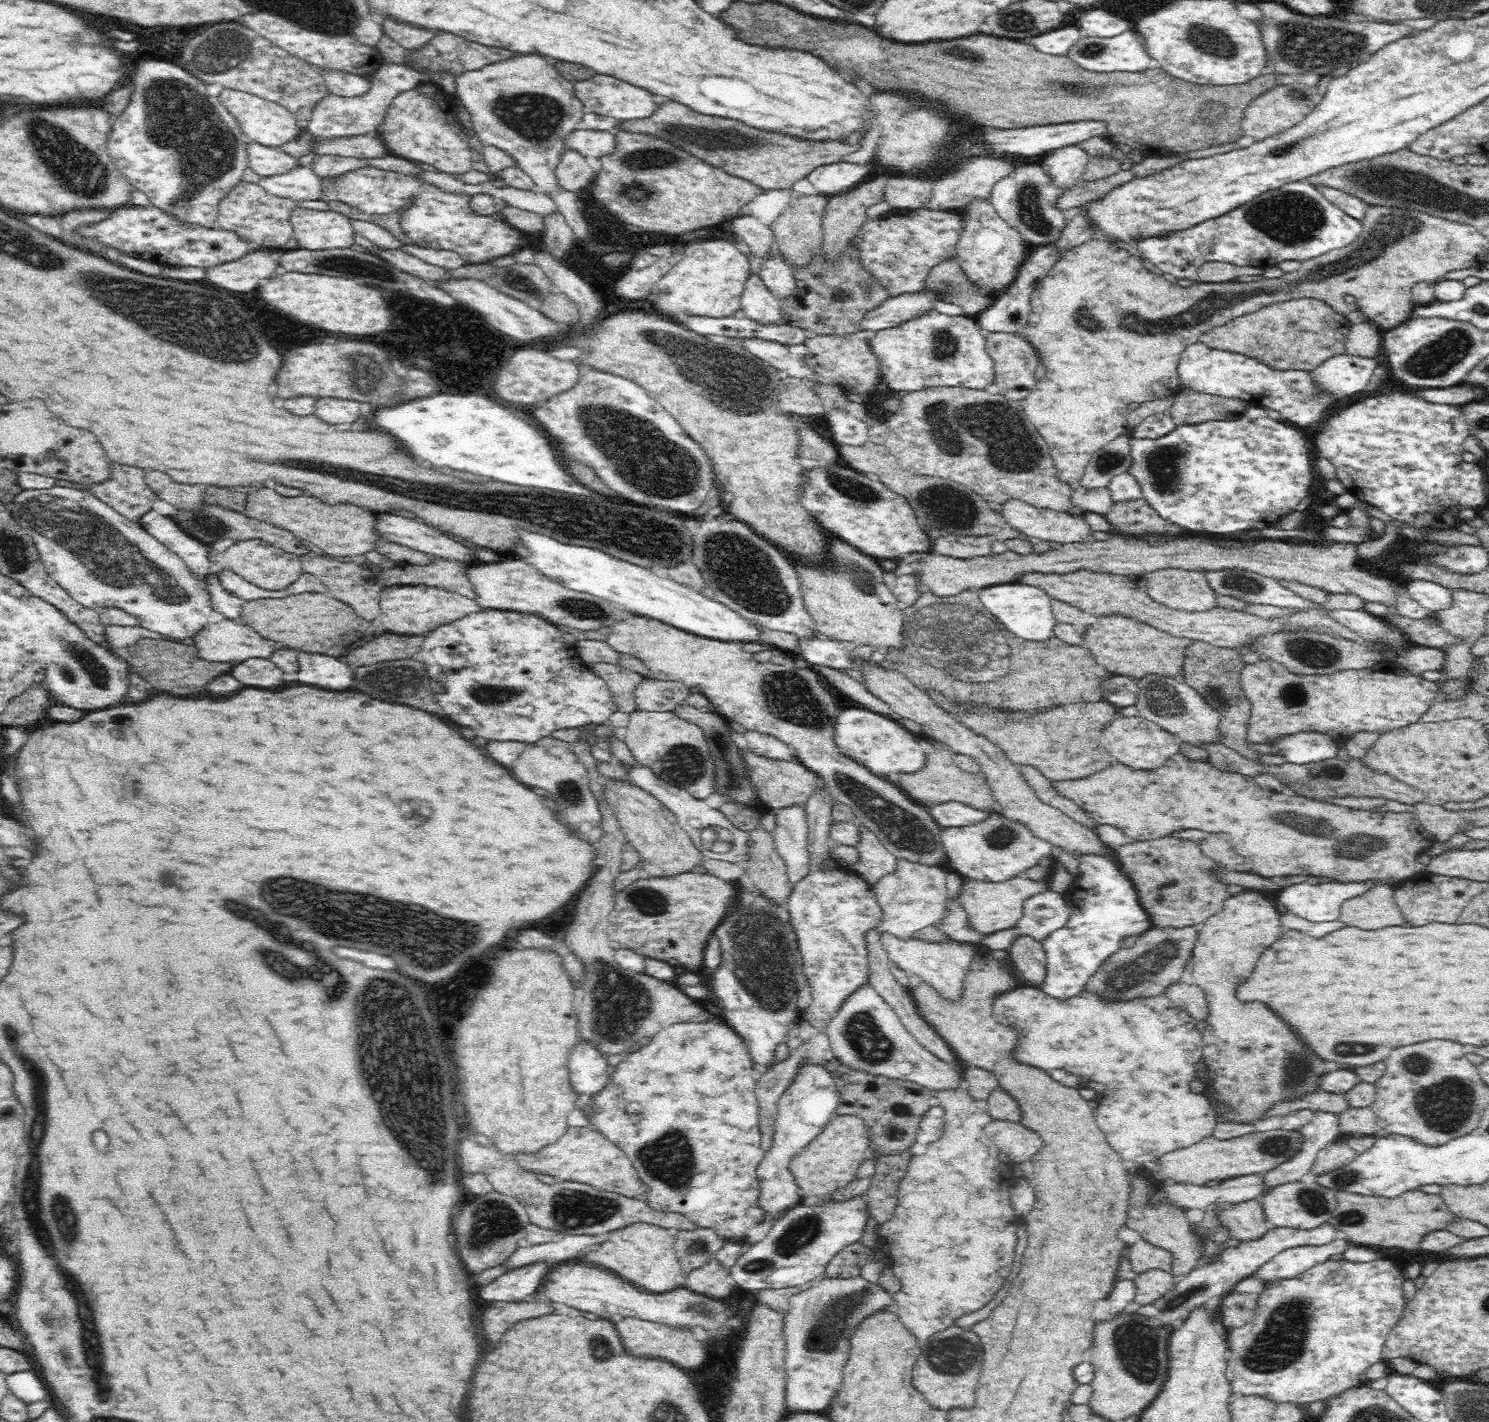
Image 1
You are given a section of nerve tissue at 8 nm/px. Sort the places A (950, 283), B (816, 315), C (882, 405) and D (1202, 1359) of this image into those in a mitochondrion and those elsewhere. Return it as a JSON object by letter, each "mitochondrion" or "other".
{"A":"mitochondrion","B":"other","C":"mitochondrion","D":"other"}

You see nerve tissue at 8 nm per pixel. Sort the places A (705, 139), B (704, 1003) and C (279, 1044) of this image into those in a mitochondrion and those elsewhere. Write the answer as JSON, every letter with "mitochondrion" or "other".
{"A":"mitochondrion","B":"other","C":"other"}

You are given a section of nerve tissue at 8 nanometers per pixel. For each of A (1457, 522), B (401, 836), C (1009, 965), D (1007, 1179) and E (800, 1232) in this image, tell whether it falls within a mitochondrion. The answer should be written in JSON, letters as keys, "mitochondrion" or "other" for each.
{"A":"other","B":"other","C":"other","D":"other","E":"mitochondrion"}

